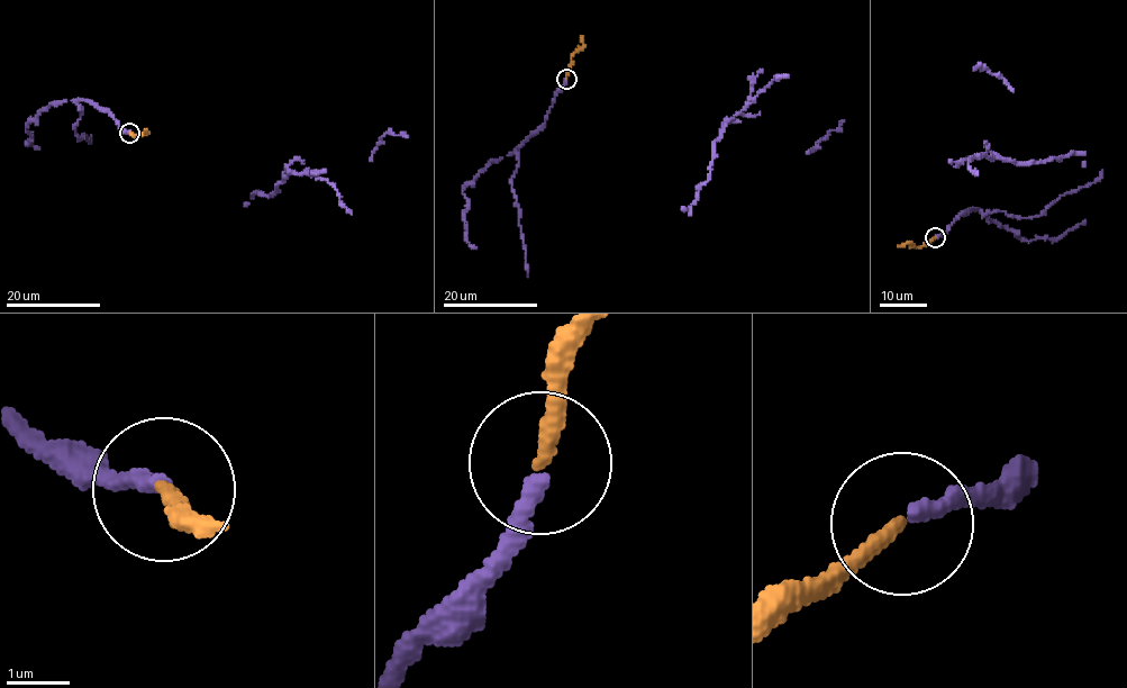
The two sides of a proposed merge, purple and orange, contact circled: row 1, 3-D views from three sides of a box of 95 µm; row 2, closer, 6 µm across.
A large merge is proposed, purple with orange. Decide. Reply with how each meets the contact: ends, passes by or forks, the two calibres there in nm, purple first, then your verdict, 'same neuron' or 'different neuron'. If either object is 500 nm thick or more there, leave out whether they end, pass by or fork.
purple ends there; orange ends there; 240 nm thick on the purple side, 240 nm on the other; same neuron

